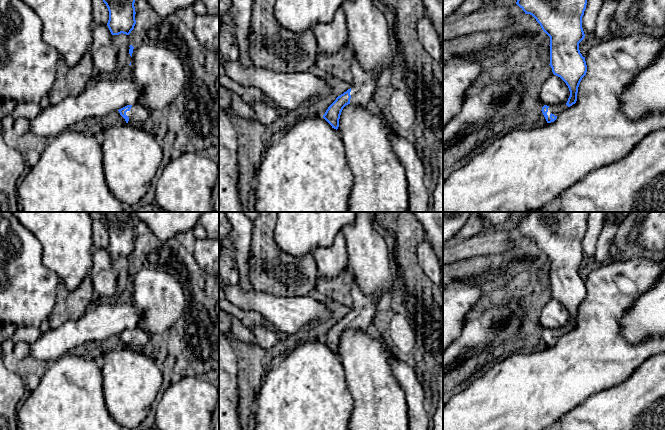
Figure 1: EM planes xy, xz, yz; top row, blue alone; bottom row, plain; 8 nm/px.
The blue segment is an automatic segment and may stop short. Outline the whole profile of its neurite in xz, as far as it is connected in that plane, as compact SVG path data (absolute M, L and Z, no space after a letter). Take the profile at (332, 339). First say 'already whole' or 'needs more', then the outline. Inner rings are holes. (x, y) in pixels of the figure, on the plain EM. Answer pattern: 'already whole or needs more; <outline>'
needs more; M355 282L351 286L351 295L353 299L352 311L338 320L323 339L323 342L336 354L339 351L341 336L346 329L365 331L378 314L380 298L364 294Z

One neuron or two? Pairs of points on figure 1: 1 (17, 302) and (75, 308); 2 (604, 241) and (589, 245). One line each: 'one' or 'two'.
1: two
2: two

